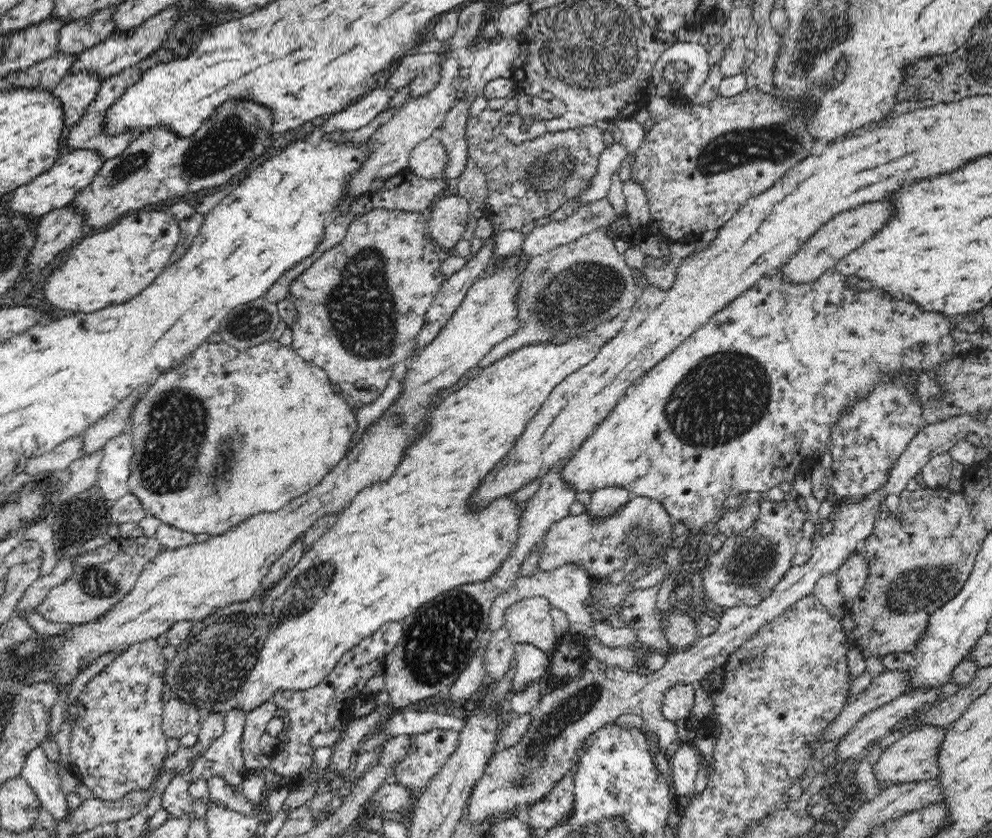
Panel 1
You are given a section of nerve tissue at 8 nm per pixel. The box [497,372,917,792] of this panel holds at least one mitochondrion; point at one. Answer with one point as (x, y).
(752, 560)

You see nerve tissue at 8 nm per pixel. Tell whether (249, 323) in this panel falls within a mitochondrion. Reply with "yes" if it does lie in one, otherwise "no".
yes

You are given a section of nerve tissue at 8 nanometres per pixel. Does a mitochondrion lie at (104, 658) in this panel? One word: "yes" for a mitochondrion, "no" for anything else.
no

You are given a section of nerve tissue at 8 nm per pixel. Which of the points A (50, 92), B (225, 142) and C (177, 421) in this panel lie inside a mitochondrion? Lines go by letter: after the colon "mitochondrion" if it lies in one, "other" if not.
A: other
B: mitochondrion
C: mitochondrion

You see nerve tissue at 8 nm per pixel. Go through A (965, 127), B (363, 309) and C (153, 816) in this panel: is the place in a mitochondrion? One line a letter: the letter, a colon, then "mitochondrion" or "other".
A: other
B: mitochondrion
C: other

